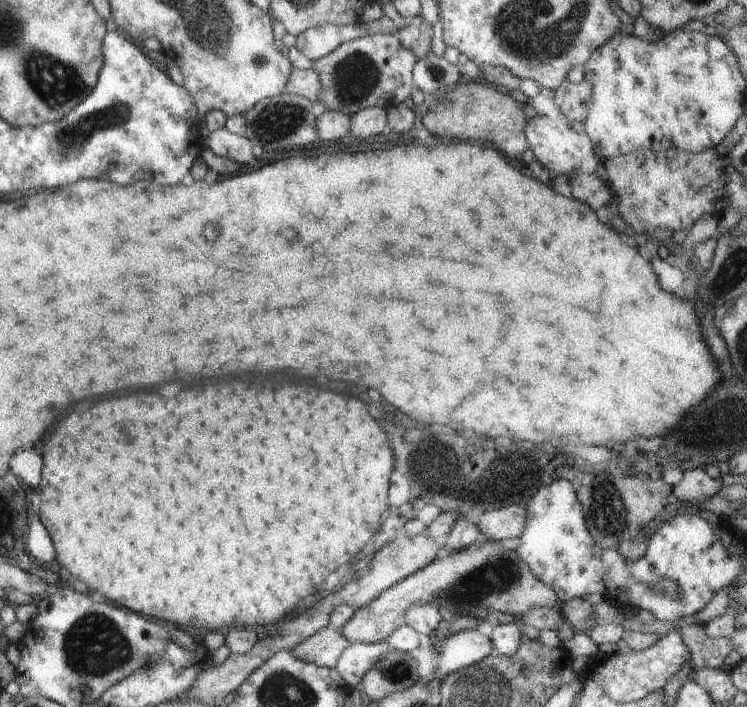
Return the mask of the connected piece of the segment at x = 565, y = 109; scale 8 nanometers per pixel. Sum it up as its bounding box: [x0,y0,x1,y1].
[553,79,591,123]

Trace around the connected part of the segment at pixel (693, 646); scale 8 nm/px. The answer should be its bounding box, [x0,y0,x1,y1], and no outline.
[674,619,731,670]

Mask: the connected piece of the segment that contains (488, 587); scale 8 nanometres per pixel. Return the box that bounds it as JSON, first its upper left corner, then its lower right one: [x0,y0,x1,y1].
[336,538,557,643]

